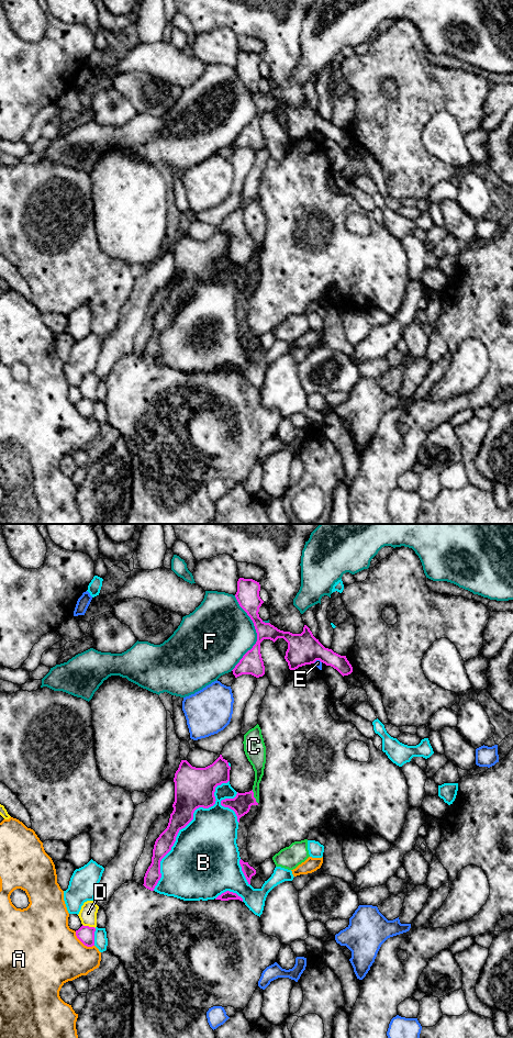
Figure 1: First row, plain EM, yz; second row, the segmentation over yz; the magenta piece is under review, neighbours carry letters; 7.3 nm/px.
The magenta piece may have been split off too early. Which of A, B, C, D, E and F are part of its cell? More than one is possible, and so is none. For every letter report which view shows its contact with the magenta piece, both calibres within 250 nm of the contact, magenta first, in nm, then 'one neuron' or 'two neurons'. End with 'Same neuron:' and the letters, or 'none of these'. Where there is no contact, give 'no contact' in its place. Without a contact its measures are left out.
A: yz | 120/460 nm | two neurons
B: yz | 220/480 nm | two neurons
C: yz | 150/100 nm | two neurons
D: yz | 120/130 nm | two neurons
E: yz | 220/50 nm | two neurons
F: yz | 160/460 nm | two neurons
Same neuron: none of these

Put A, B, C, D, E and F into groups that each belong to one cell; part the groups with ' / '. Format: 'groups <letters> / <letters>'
groups A / B / C / D / E / F

